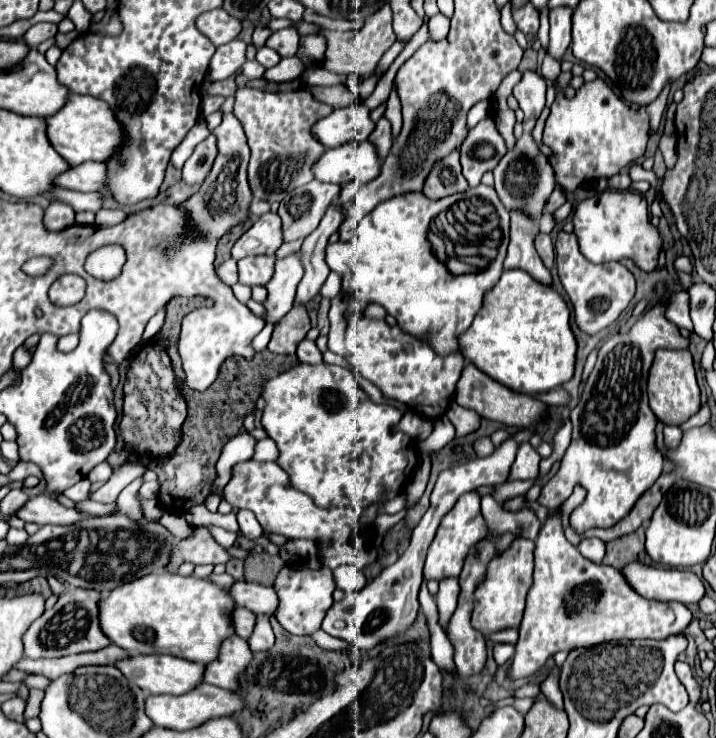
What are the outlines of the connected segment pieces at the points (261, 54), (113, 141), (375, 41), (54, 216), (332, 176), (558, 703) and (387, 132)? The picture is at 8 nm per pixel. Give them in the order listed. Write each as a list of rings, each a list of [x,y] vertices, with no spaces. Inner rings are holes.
[[[262,47],[262,49],[256,53],[256,61],[258,61],[260,65],[264,65],[266,69],[270,69],[272,63],[278,63],[278,61],[280,61],[280,55],[278,55],[274,49]]]
[[[70,93],[64,107],[58,109],[54,115],[44,117],[44,123],[46,123],[46,137],[50,145],[72,167],[84,161],[106,161],[120,147],[124,139],[122,127],[116,121],[112,109],[104,101],[92,95]]]
[[[384,5],[378,13],[366,19],[362,31],[328,31],[324,29],[322,35],[328,39],[328,49],[322,67],[334,73],[372,73],[380,57],[394,45],[396,35],[392,31],[392,11],[390,5]]]
[[[52,201],[50,203],[50,224],[44,224],[51,231],[60,231],[74,223],[74,209],[66,203]]]
[[[350,141],[344,143],[340,147],[334,149],[326,149],[324,155],[320,155],[320,161],[316,161],[316,165],[312,167],[314,179],[322,181],[322,183],[336,183],[336,185],[346,185],[348,181],[356,181],[360,185],[372,181],[378,173],[380,173],[380,159],[376,153],[376,147],[370,141]]]
[[[554,667],[554,669],[546,675],[546,679],[540,683],[540,691],[548,697],[548,701],[550,701],[554,707],[562,709],[562,693],[560,693],[560,687],[558,687],[558,675],[560,675],[560,667]]]
[[[382,117],[376,123],[376,129],[372,131],[372,137],[368,137],[380,151],[380,159],[384,159],[384,149],[388,149],[392,145],[392,129],[390,129],[390,121],[386,117]]]

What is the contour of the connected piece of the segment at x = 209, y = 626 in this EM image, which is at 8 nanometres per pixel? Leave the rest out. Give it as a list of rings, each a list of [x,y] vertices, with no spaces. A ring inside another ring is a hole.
[[[164,571],[128,581],[128,585],[120,585],[120,589],[102,595],[100,629],[130,655],[150,655],[156,651],[206,665],[216,659],[218,645],[234,633],[230,619],[232,607],[232,597],[218,585]]]

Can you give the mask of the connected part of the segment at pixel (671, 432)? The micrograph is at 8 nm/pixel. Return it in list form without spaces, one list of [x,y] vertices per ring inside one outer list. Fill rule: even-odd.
[[[678,426],[664,427],[664,442],[670,449],[676,448],[682,439],[682,430]]]

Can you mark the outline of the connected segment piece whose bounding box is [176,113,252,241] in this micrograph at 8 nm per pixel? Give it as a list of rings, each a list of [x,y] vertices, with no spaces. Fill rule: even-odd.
[[[228,113],[224,115],[222,123],[212,131],[216,135],[216,145],[218,145],[218,155],[216,161],[208,173],[208,179],[200,189],[188,197],[184,203],[176,205],[178,209],[184,209],[184,213],[192,213],[192,225],[200,229],[200,233],[208,233],[208,237],[218,237],[218,241],[236,225],[242,225],[250,219],[250,201],[252,201],[252,191],[246,181],[246,167],[250,159],[250,149],[246,145],[246,135],[240,125],[240,121]]]

